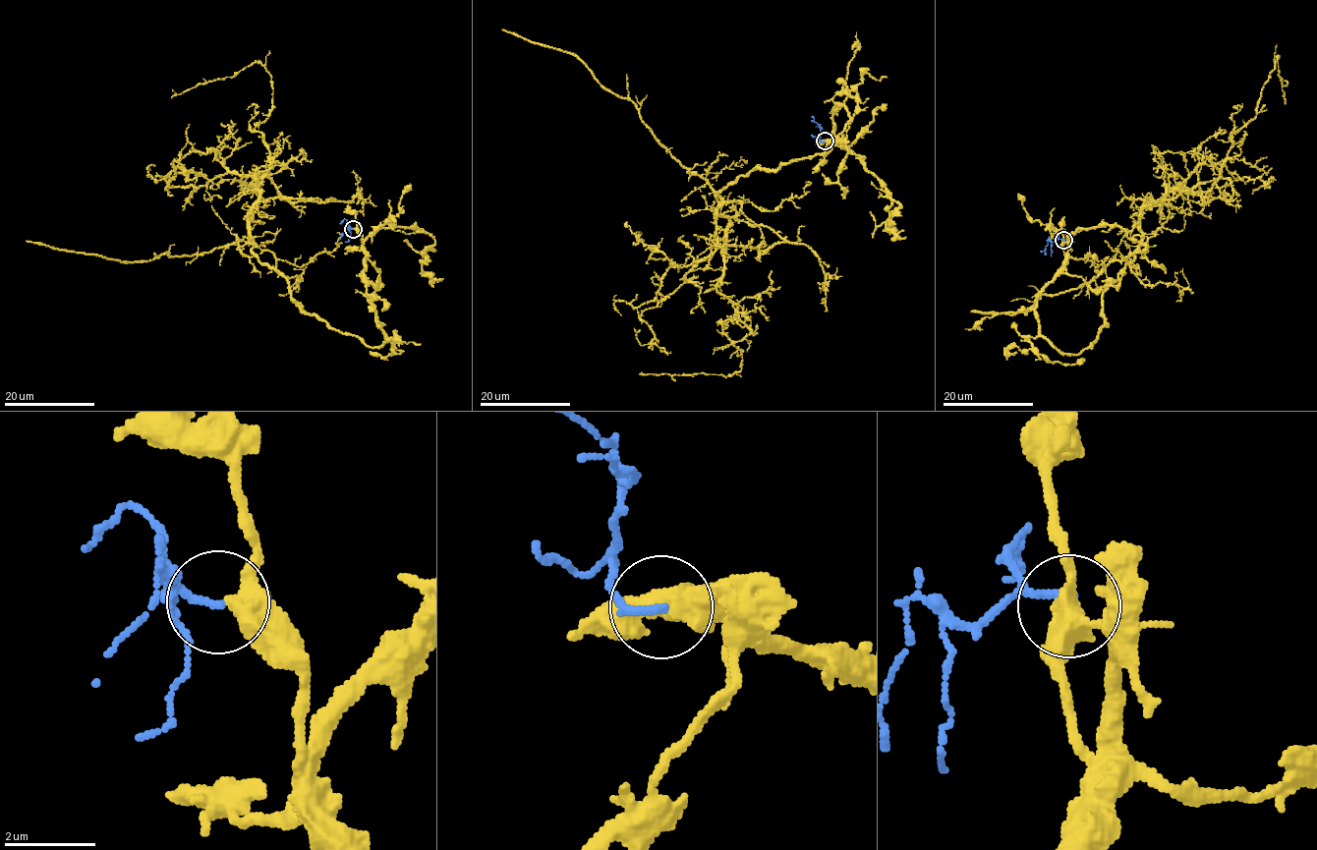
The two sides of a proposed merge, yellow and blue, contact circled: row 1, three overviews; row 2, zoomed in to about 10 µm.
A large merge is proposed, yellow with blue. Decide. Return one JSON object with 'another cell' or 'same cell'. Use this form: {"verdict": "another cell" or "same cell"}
{"verdict": "another cell"}

